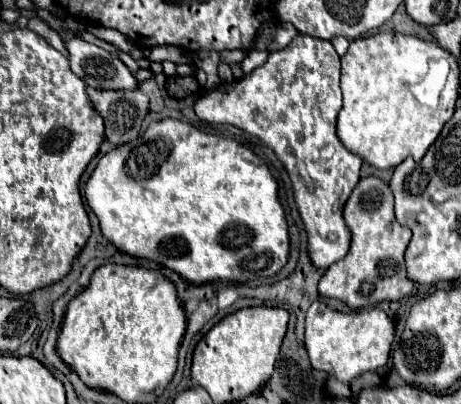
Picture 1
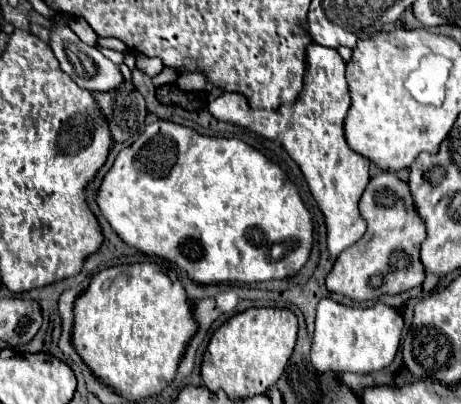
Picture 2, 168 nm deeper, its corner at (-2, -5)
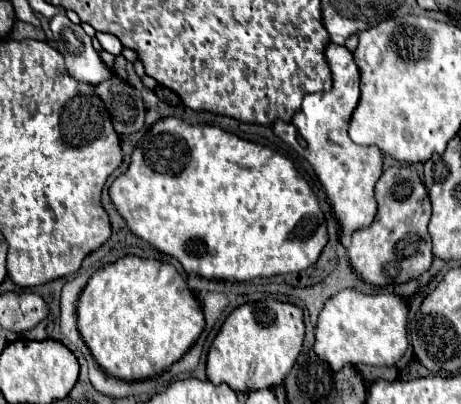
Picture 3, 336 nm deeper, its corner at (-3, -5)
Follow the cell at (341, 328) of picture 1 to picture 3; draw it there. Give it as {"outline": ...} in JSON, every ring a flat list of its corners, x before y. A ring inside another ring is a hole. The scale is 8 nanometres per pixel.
{"outline":[[346,288,334,294,322,308,316,326,314,352,326,360,332,370,344,364,394,366,408,348,408,306,396,294,362,294,356,288]]}

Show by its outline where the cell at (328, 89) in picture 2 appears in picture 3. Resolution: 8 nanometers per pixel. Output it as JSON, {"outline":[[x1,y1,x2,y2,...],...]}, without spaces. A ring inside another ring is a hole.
{"outline":[[330,44,324,54,332,70,332,90,306,94,292,122,288,124,278,120,274,124,274,132,312,164,342,224,342,234,352,234,370,226,376,216,378,204,374,198,374,184,382,176,384,154,374,146,358,146,348,136,350,118,360,100,360,72,354,62,354,54,346,46,338,44]]}

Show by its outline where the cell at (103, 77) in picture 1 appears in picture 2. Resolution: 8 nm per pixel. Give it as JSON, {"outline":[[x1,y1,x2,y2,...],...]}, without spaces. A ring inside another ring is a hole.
{"outline":[[55,24,51,28,51,50,55,52,55,58,59,60,61,70,65,74,69,74,75,80,75,84,83,90,105,92,105,90,115,90,125,82,119,66,115,66,111,60,107,60,97,48,91,48,85,42,81,42,69,26,57,26]]}

